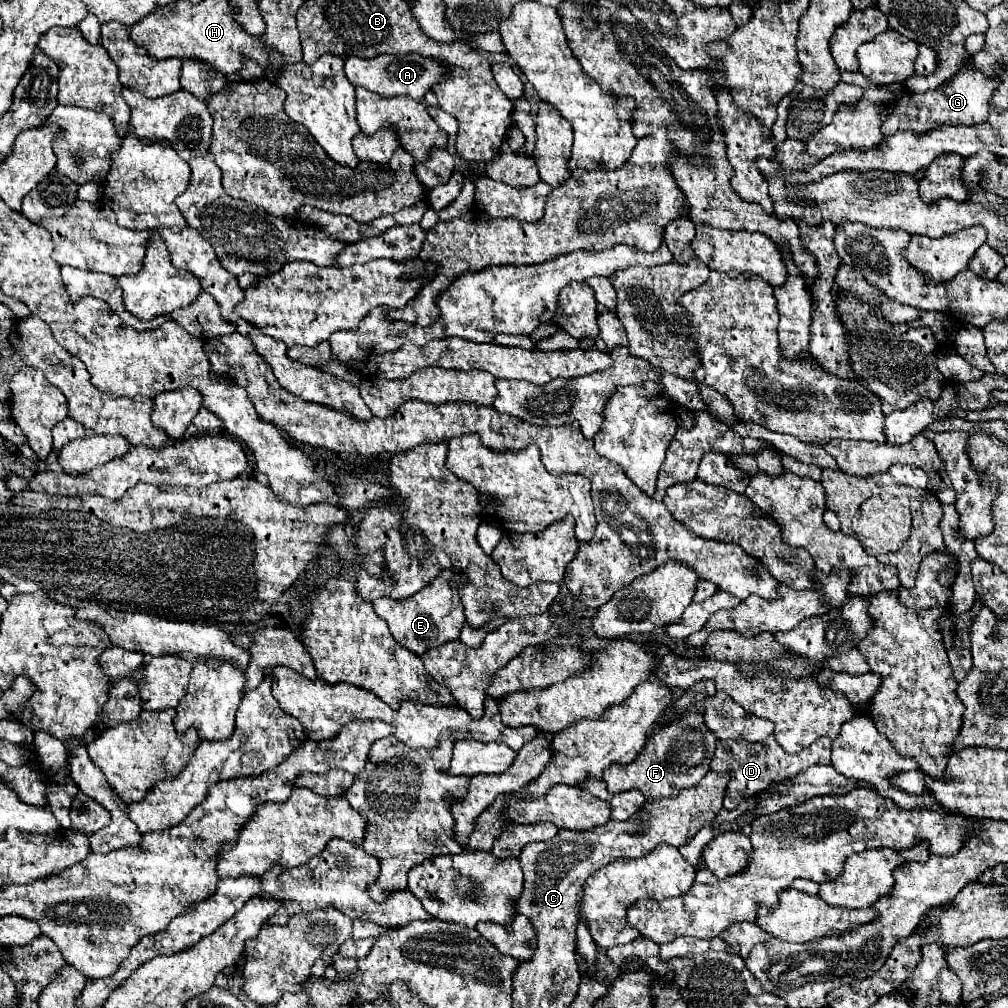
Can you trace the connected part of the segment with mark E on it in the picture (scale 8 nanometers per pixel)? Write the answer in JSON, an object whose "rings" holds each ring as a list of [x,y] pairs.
{"rings":[[[441,574],[431,586],[423,588],[419,594],[415,594],[415,598],[409,598],[407,602],[397,602],[391,598],[377,598],[373,602],[375,612],[389,622],[389,630],[395,642],[411,650],[415,656],[423,656],[427,648],[437,648],[459,638],[459,632],[465,624],[465,614],[459,594],[455,594],[455,590],[447,586],[449,580],[453,580],[453,574]]]}

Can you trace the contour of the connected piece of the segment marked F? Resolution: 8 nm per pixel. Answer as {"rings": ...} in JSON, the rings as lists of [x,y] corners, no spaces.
{"rings":[[[689,714],[667,724],[663,730],[657,730],[639,752],[637,762],[633,760],[627,766],[611,766],[603,772],[603,780],[611,794],[639,790],[649,798],[673,798],[683,788],[695,786],[709,772],[715,744],[717,738],[707,730],[707,726],[703,726],[703,718],[699,718],[699,714]]]}

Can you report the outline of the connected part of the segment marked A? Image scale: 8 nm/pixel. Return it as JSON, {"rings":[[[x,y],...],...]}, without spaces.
{"rings":[[[381,54],[375,58],[355,58],[349,56],[345,60],[345,76],[347,80],[357,88],[365,88],[369,92],[375,92],[379,96],[391,98],[391,96],[411,96],[413,100],[423,100],[425,92],[439,82],[439,78],[445,74],[447,66],[439,66],[439,62],[431,62],[431,58],[423,58],[419,54]]]}

